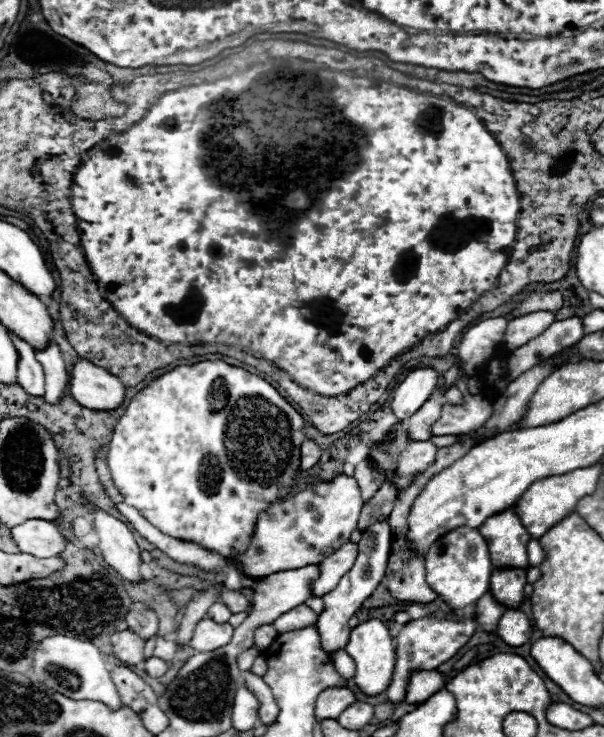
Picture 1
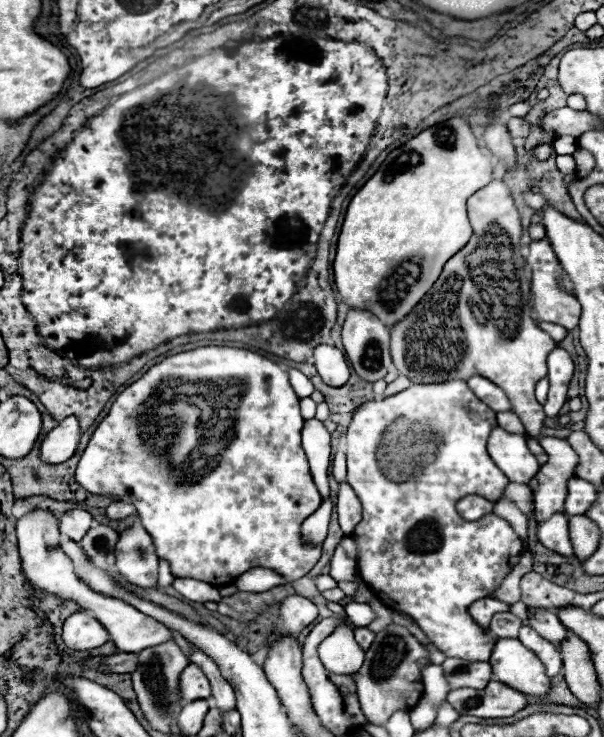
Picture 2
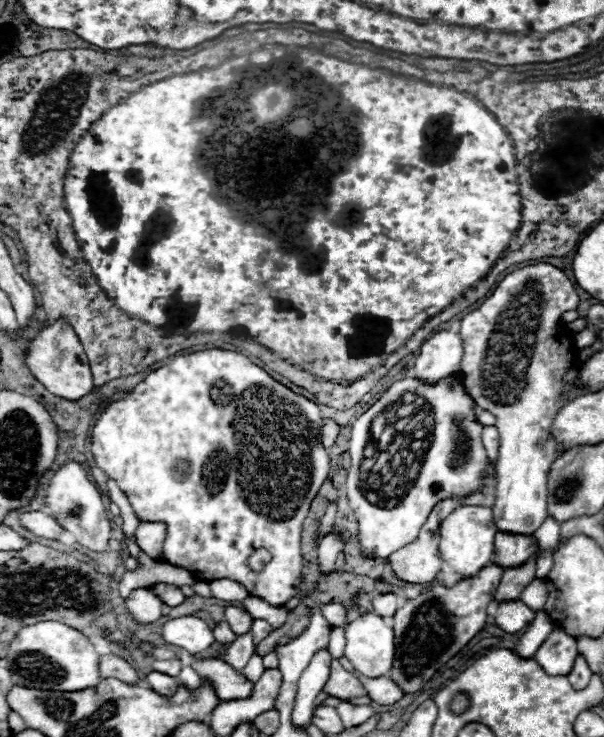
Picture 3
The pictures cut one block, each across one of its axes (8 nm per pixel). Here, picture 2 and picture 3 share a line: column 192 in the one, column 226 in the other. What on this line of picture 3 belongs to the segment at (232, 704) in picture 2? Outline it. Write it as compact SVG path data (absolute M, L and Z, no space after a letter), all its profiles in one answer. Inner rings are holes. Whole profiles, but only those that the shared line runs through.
M244 634L244 636L236 636L236 640L226 648L226 654L222 656L222 660L226 664L230 664L236 672L242 672L242 668L248 664L250 656L254 652L254 642L252 642L252 634Z

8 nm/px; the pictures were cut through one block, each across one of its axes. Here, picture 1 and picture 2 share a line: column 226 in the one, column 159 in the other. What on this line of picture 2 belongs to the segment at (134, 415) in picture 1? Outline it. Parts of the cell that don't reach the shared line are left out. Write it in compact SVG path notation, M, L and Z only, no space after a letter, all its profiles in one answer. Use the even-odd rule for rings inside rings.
M202 346L196 350L180 352L166 358L164 362L152 366L140 380L128 386L122 394L118 394L108 416L98 424L98 428L94 430L80 458L80 464L76 468L76 480L82 488L86 488L92 494L100 494L100 496L112 494L118 500L132 502L140 514L142 526L146 528L146 532L152 536L156 544L156 554L170 564L170 572L176 578L194 578L194 580L208 582L212 586L226 586L252 568L268 568L284 576L286 582L290 582L308 574L318 562L320 550L322 550L320 544L304 542L300 534L302 522L310 514L314 514L318 506L322 504L320 492L308 468L306 454L300 446L302 424L304 424L304 418L300 414L300 398L288 384L288 372L282 366L250 350L226 348L226 346Z

